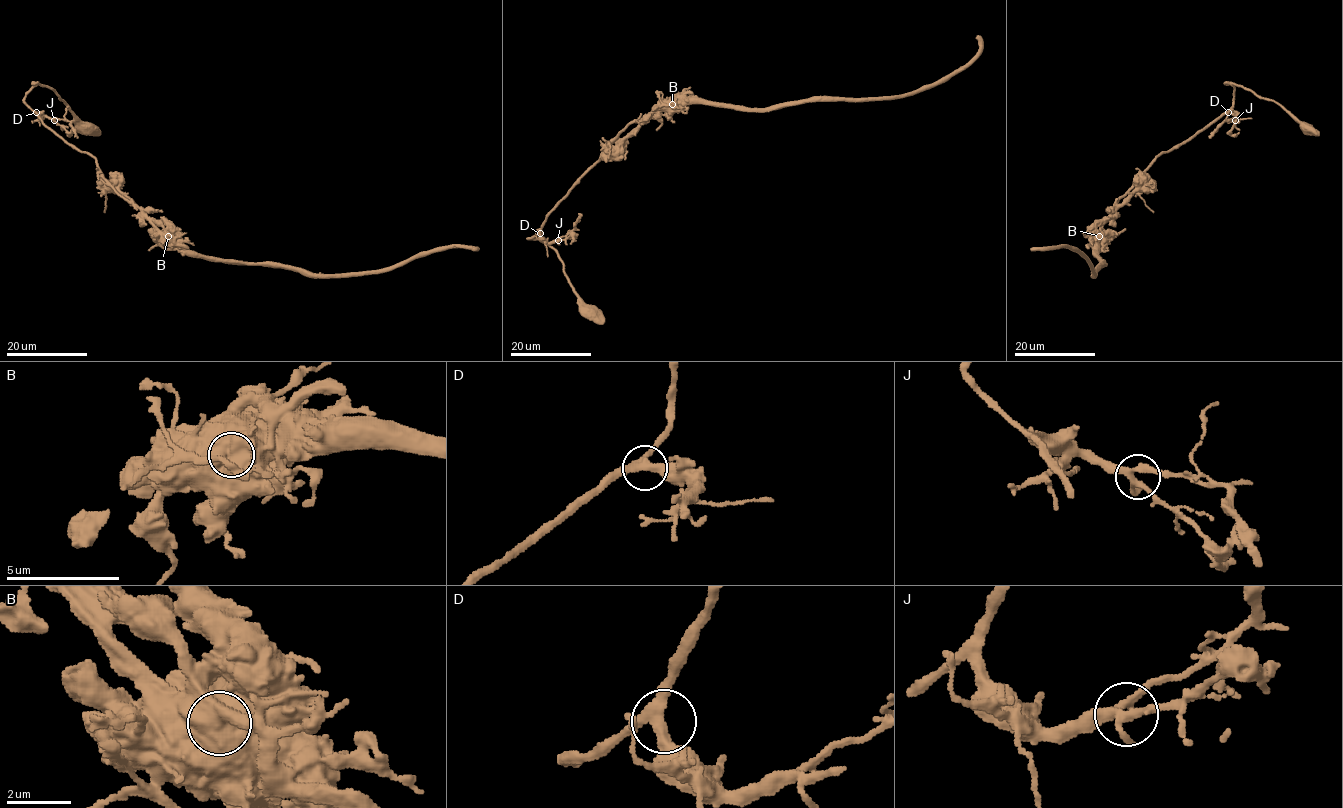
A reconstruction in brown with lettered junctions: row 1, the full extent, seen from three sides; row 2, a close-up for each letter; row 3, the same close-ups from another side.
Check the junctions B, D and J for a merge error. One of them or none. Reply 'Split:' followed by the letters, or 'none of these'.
Split: B

